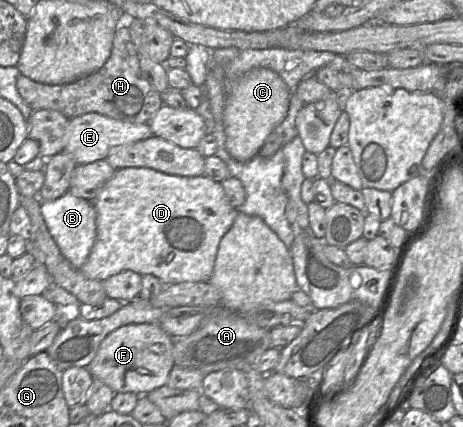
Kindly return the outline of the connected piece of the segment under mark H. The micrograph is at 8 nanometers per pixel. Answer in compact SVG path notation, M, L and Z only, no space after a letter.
M127 24L117 29L111 56L96 73L60 85L39 83L20 73L16 86L21 97L33 110L57 110L69 119L94 112L130 123L149 123L164 105L159 91L142 74L139 51Z

